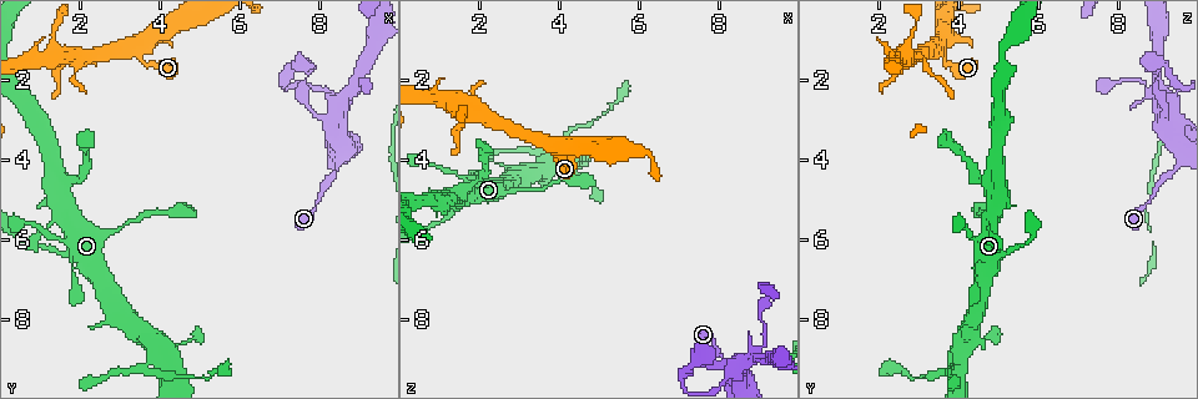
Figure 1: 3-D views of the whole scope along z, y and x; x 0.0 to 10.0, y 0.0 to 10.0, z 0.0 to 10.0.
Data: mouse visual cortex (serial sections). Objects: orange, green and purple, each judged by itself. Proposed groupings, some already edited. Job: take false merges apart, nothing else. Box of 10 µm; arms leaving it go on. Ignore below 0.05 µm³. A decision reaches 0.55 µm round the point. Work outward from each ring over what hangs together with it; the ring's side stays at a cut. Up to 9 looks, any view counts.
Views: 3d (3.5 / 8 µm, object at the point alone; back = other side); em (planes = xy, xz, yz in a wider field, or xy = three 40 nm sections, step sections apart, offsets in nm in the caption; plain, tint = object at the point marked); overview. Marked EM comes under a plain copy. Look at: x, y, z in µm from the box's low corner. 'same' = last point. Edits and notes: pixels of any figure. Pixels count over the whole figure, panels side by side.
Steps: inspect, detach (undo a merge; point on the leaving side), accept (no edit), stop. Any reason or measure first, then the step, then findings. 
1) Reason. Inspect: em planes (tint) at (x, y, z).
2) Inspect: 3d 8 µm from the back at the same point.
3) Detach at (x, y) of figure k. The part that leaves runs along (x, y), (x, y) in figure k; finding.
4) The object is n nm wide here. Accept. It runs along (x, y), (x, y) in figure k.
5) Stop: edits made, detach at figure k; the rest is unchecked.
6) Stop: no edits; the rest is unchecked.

Abrupt turn. Inspect: 3d 3.5 µm from the back at (3.55, 1.30, 3.65).

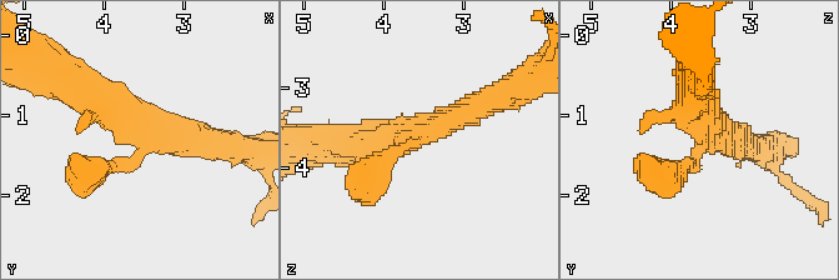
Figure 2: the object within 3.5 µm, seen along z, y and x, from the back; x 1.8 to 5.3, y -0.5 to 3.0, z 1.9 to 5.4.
3 arms meet here; the arms are 300, 350, 500 nm wide; need the tissue. Inspect: em xy step 1 (tint) at (3.55, 1.30, 3.55).

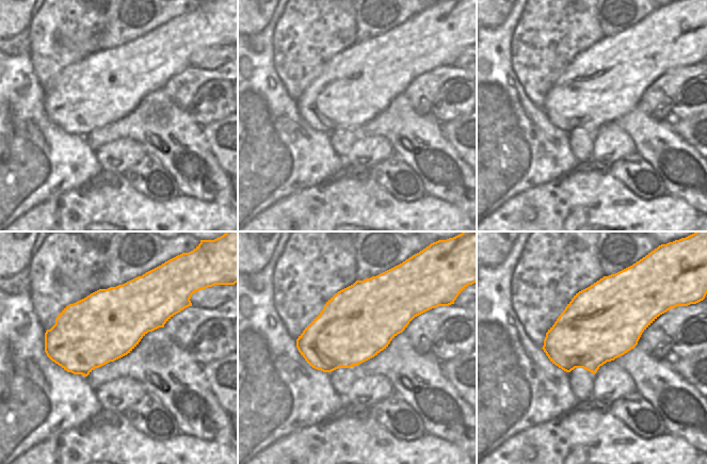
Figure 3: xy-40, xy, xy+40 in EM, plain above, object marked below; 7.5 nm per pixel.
The object is 550 nm wide here. Accept. It runs along (663, 171), (694, 164), (704, 138), (694, 84) in figure 2; continuous, no second cell.

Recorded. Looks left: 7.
Two arms in line, one across. Inspect: 3d 3.5 µm from the back at (8.85, 2.35, 8.95).

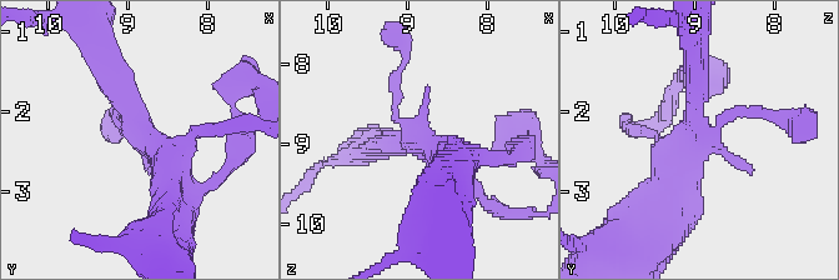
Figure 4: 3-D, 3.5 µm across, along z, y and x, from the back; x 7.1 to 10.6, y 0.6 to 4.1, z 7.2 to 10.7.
Inspect: em xy step 5 (tint) at (8.80, 2.30, 8.95).

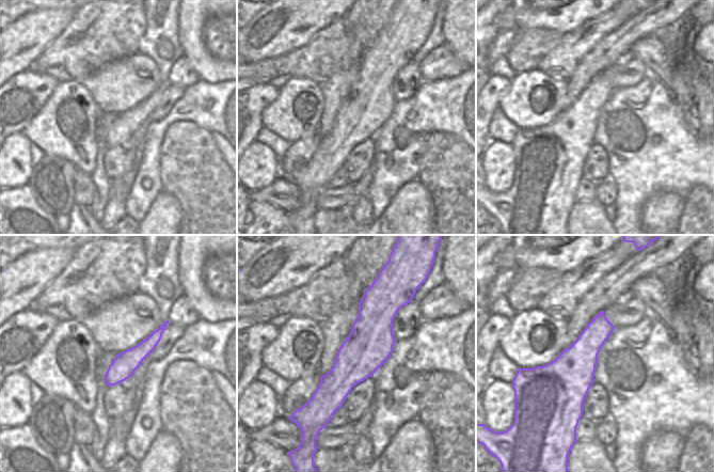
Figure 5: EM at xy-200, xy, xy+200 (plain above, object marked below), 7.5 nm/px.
Accept. It runs along (375, 286), (370, 342), (326, 418) in figure 5; one cell here.

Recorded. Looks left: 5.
Thin neck. Inspect: 3d 3.5 µm from the back at (3.20, 9.25, 3.85).

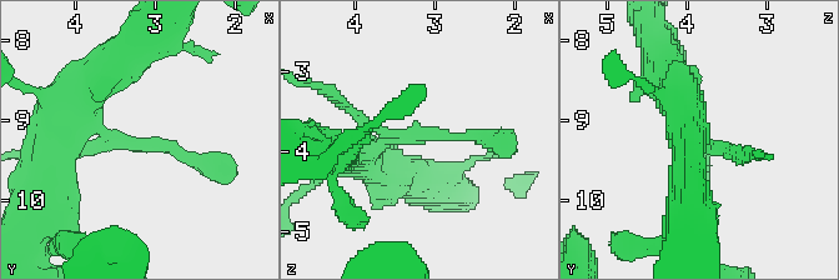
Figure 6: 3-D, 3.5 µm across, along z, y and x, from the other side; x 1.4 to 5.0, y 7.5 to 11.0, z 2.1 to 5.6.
Inspect: em planes (tint) at (3.15, 9.25, 3.85).

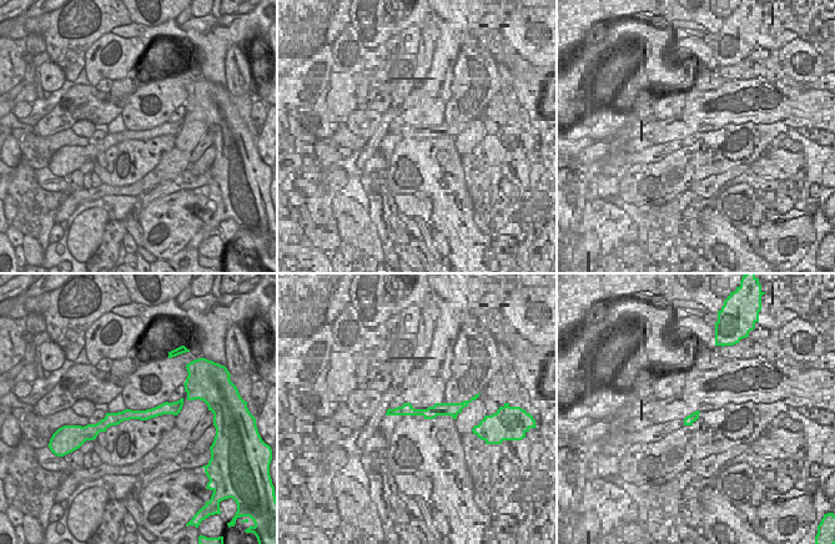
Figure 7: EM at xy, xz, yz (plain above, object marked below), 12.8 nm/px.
Accept. It runs along (176, 404), (100, 426) in figure 7; one cell here.

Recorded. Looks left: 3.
Branch point. Inspect: 3d 3.5 µm at (1.30, 1.40, 2.70).

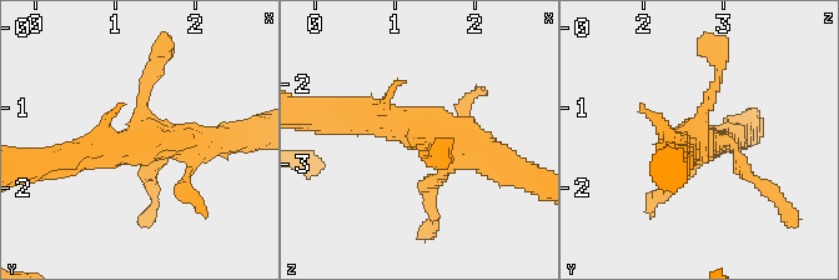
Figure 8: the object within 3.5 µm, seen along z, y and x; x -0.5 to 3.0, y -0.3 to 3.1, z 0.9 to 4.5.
Shape alone is not enough. Inspect: em xy step 2 (tint) at (1.35, 1.40, 2.60).

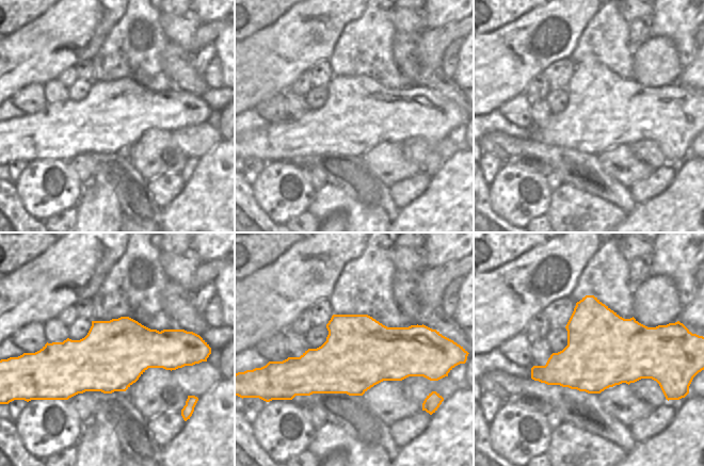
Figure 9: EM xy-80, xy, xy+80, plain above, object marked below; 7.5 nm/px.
Accept. It runs along (505, 165), (471, 143), (347, 118) in figure 8; all the same cell.

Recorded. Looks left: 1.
Stop: no edits; the rest is unchecked.

